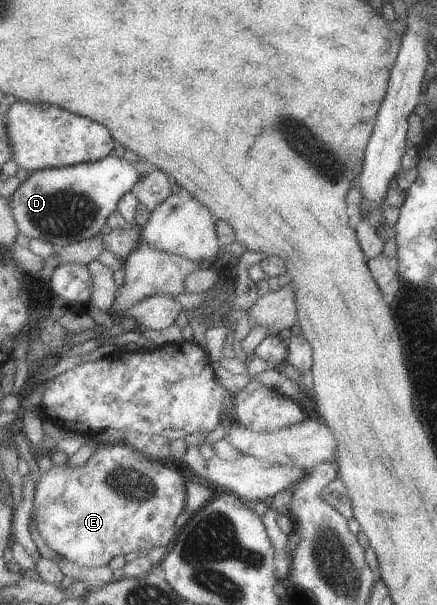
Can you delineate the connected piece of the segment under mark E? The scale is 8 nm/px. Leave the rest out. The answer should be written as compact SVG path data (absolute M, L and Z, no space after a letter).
M126 443L117 445L111 444L110 446L95 447L95 451L92 454L90 460L84 465L66 464L54 465L51 473L43 473L42 480L38 484L38 489L35 493L35 505L33 507L34 519L38 523L38 531L45 539L46 543L62 557L67 557L71 561L85 565L91 568L100 568L109 566L112 560L119 556L129 555L129 553L145 550L147 552L153 551L157 547L169 547L173 545L179 538L181 530L177 526L177 519L181 515L188 513L189 503L189 482L183 480L183 473L175 467L169 467L165 465L161 460L152 460L142 451L139 451L133 446L129 446Z

